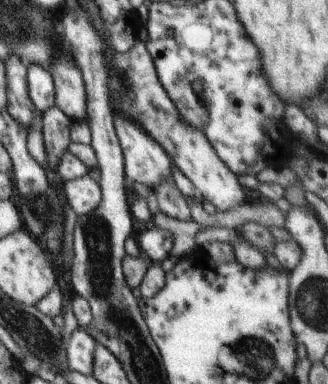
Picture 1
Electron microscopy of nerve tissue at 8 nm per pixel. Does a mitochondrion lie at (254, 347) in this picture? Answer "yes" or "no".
yes

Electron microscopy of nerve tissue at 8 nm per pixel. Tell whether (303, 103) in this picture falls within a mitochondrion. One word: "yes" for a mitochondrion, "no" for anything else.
no

